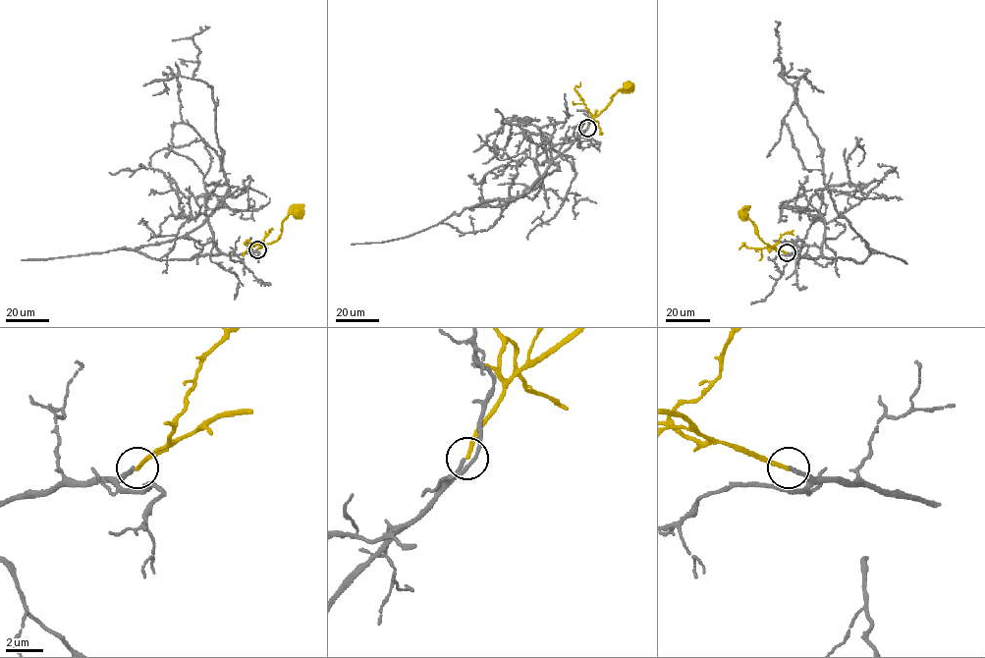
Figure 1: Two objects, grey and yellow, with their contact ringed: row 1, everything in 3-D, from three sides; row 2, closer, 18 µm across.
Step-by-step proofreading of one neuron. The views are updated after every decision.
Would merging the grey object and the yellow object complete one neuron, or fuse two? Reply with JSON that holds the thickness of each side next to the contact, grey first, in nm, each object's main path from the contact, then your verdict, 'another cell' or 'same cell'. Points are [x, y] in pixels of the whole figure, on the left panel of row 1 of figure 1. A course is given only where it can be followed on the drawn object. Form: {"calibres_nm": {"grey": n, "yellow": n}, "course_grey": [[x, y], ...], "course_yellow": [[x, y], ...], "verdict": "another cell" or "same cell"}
{"calibres_nm": {"grey": 200, "yellow": 200}, "course_grey": [[256, 249], [169, 259], [135, 250], [198, 228], [229, 188], [212, 88], [192, 78], [192, 37], [205, 26]], "course_yellow": [[256, 249], [276, 241], [281, 235], [282, 221], [289, 215], [298, 213]], "verdict": "another cell"}

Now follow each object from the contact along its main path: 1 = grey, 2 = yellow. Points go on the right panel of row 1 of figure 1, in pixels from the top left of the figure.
1: (787, 252), (861, 263), (870, 250), (838, 213), (825, 183), (816, 137), (794, 88), (782, 77), (775, 21)
2: (787, 252), (765, 244), (755, 225), (742, 215)

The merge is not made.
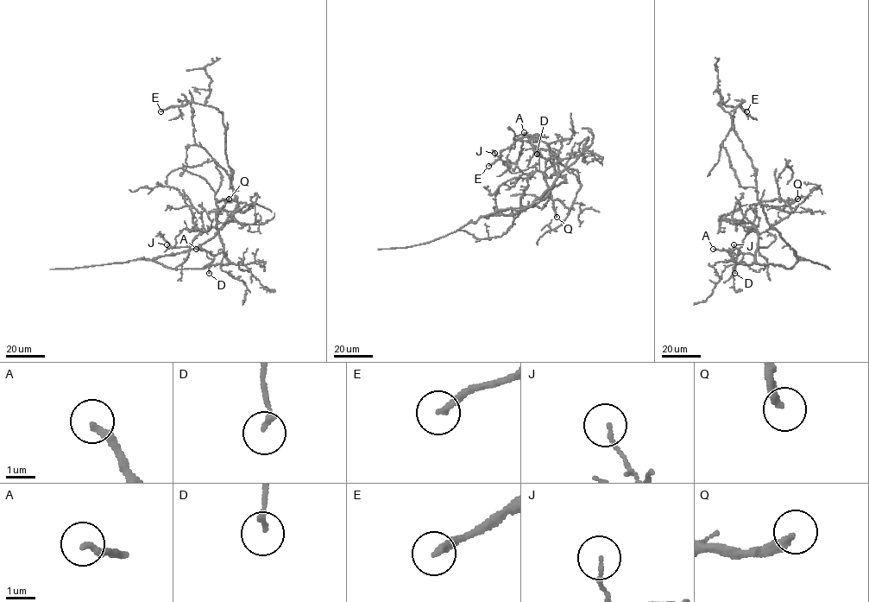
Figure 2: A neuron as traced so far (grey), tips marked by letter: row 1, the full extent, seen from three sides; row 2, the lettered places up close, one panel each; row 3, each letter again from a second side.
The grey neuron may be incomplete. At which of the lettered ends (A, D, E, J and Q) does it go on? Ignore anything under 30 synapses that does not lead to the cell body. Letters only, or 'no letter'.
E, Q

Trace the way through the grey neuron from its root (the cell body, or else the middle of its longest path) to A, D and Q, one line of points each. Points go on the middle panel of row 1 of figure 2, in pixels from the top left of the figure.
A: (485, 217), (481, 217), (501, 210), (520, 210), (528, 207), (557, 177), (552, 163), (539, 155), (524, 132)
D: (485, 217), (528, 207), (551, 186), (557, 177), (553, 166), (537, 154)
Q: (485, 217), (528, 207), (557, 177), (547, 177), (544, 173), (557, 217)

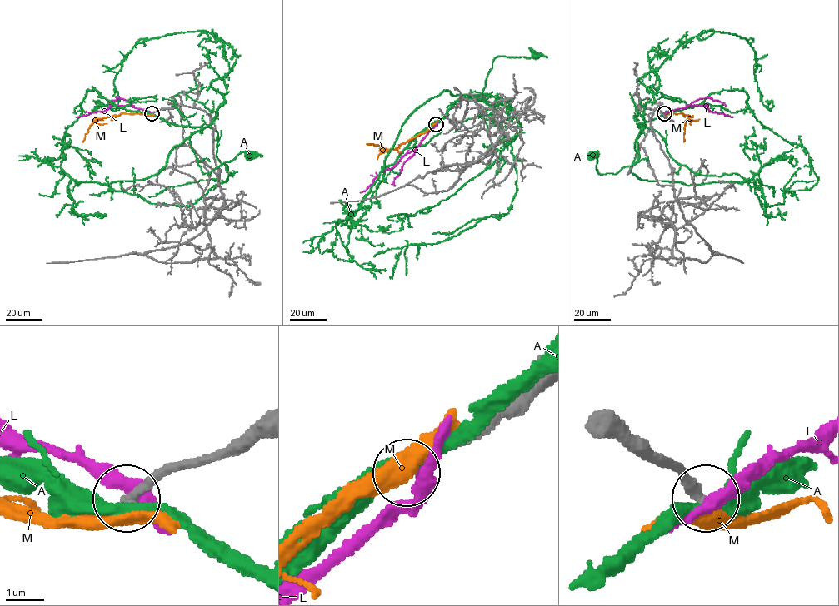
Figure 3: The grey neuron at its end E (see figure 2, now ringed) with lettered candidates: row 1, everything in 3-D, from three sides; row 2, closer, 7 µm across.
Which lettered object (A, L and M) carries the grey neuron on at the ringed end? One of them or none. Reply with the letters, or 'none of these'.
none of these

